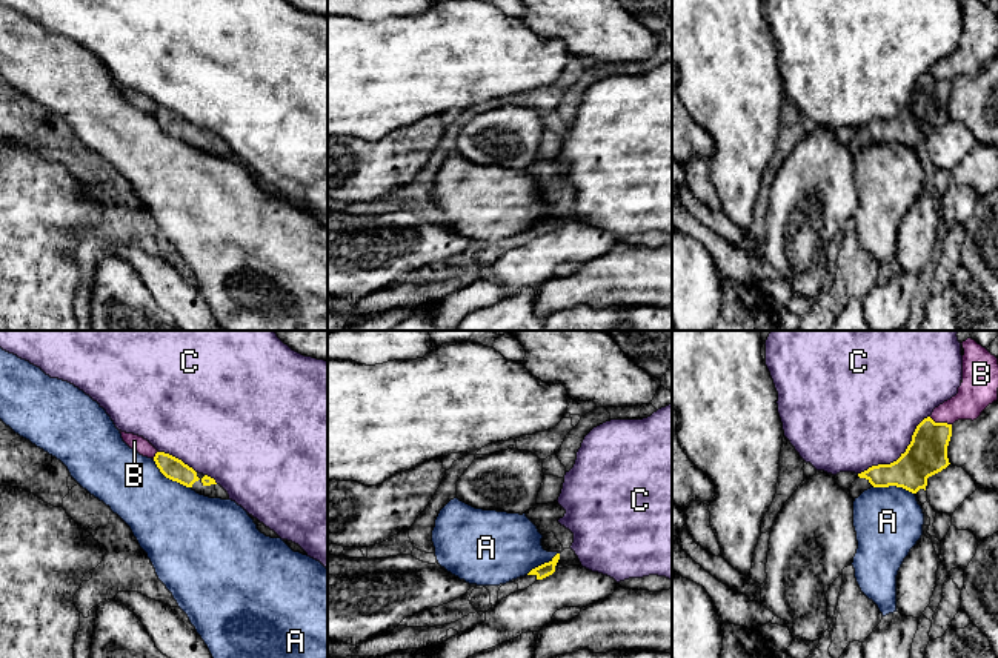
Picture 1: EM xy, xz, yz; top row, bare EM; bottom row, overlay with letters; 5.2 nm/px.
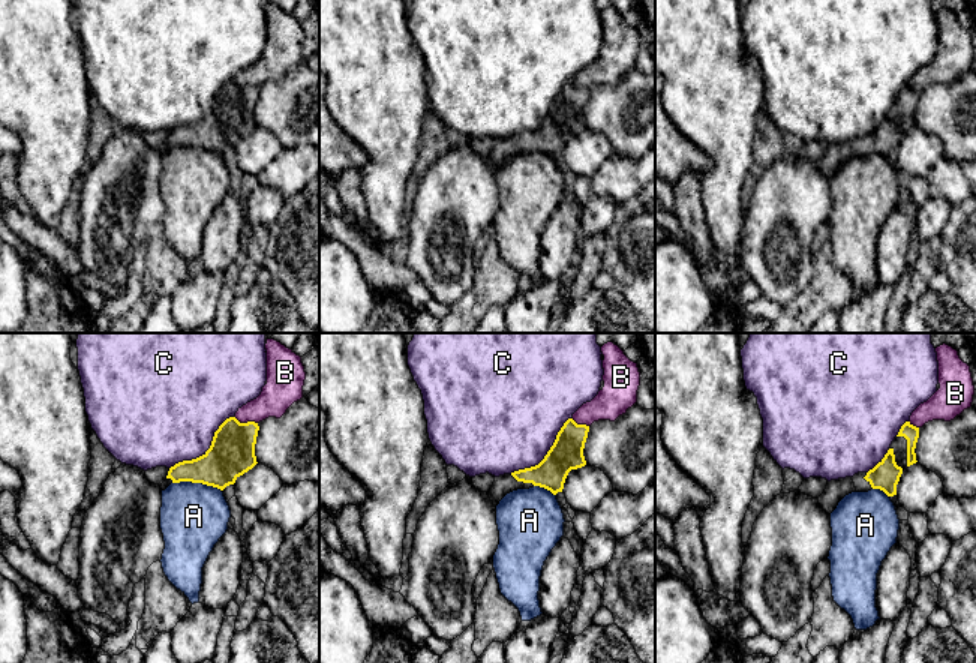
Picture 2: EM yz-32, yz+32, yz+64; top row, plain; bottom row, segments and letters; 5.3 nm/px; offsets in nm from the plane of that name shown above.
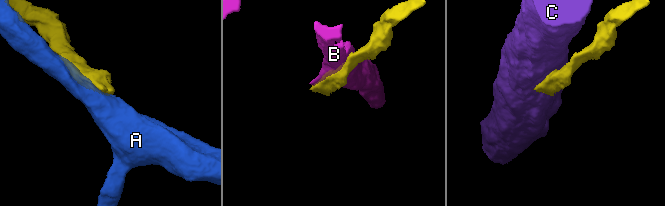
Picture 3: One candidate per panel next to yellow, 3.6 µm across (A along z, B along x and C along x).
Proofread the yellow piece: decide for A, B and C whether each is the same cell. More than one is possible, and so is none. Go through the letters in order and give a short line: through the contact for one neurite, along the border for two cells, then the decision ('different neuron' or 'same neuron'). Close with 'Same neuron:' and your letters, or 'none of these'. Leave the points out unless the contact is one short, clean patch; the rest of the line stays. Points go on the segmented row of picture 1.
A: different neuron
B: different neuron
C: different neuron
Same neuron: none of these

